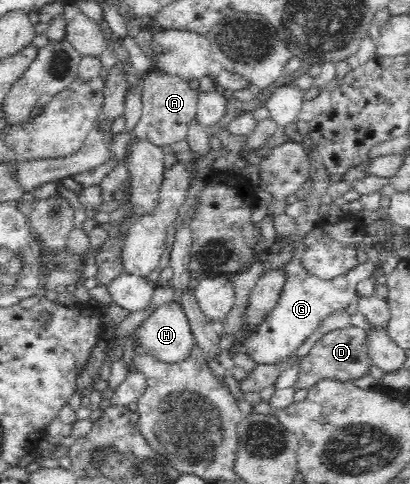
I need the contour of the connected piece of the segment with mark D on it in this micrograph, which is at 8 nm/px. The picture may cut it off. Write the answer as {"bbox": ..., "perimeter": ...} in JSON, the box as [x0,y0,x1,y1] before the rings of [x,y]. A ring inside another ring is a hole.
{"bbox":[294,326,372,390],"perimeter":[[[348,326],[342,329],[327,331],[311,347],[308,355],[303,358],[298,372],[298,379],[294,384],[295,390],[309,390],[317,382],[331,379],[339,382],[352,382],[357,378],[363,378],[369,374],[372,360],[368,353],[370,331],[359,328],[359,326]]]}

